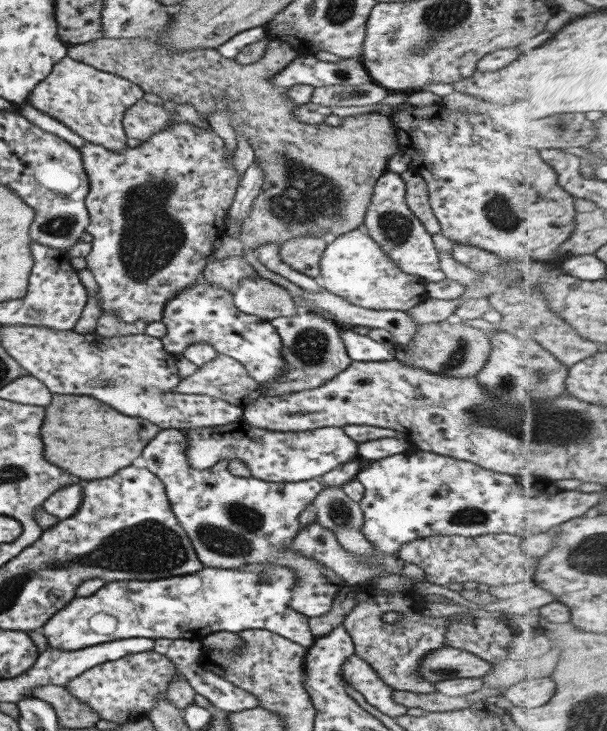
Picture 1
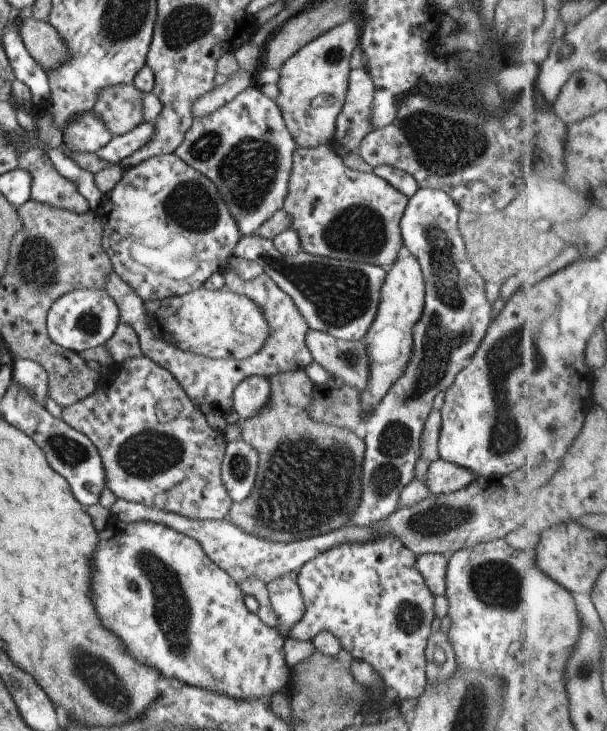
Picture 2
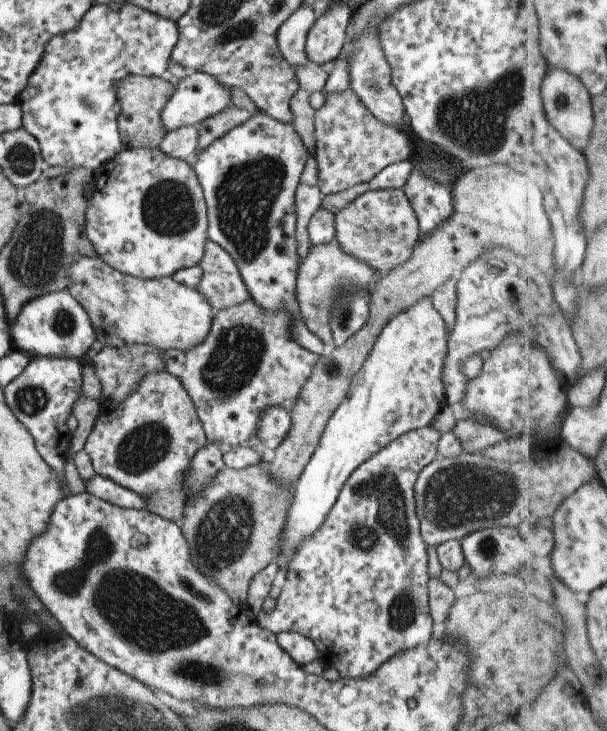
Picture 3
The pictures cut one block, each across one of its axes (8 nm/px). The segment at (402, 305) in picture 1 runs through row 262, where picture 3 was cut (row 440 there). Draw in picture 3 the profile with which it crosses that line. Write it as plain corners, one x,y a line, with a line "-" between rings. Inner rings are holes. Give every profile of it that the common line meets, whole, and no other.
424,296
420,302
412,304
410,308
394,314
388,324
382,328
382,332
374,344
374,349
366,358
358,374
352,378
352,384
344,396
344,400
330,420
320,438
316,452
305,470
298,478
294,486
294,496
292,504
288,510
288,522
284,524
282,530
282,544
280,544
280,569
286,571
288,562
292,560
294,552
298,546
320,528
320,524
326,520
330,508
334,506
346,480
364,464
370,456
380,452
384,446
391,444
396,438
403,436
406,432
411,432
416,428
429,428
434,414
444,407
445,387
442,383
442,370
447,354
448,331
440,312
432,304
432,296

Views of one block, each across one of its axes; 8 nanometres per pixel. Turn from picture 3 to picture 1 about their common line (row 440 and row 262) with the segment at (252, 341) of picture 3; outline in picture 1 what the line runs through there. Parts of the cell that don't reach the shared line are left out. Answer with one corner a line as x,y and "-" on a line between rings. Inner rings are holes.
242,256
210,262
206,264
201,276
208,284
214,283
217,287
227,290
231,295
235,293
240,279
258,277
252,266

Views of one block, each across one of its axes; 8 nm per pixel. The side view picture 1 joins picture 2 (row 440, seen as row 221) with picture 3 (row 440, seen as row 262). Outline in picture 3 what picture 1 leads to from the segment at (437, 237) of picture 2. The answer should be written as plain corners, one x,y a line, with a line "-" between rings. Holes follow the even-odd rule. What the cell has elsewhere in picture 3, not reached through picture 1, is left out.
416,428
411,432
406,432
403,436
396,438
388,446
384,446
380,452
376,452
374,456
370,456
364,464
360,464
355,472
346,480
342,486
338,499
326,516
326,520
320,524
320,528
316,528
316,532
312,532
312,536
304,540
298,550
294,552
292,560
288,562
286,568
286,584
282,588
282,593
275,600
275,606
272,612
260,613
256,616
257,624
261,628
268,630
274,635
278,635
285,631
292,631
308,638
318,650
319,660
324,667
332,666
336,668
340,677
343,678
361,678
365,675
372,675
379,670
388,660
394,656
398,656
400,652
408,652
414,648
420,648
422,644
428,644
434,636
433,619
429,610
429,593
428,593
428,546
422,540
420,534
420,522
416,516
415,492
414,488
420,475
420,472
437,459
438,442
441,434
431,428

